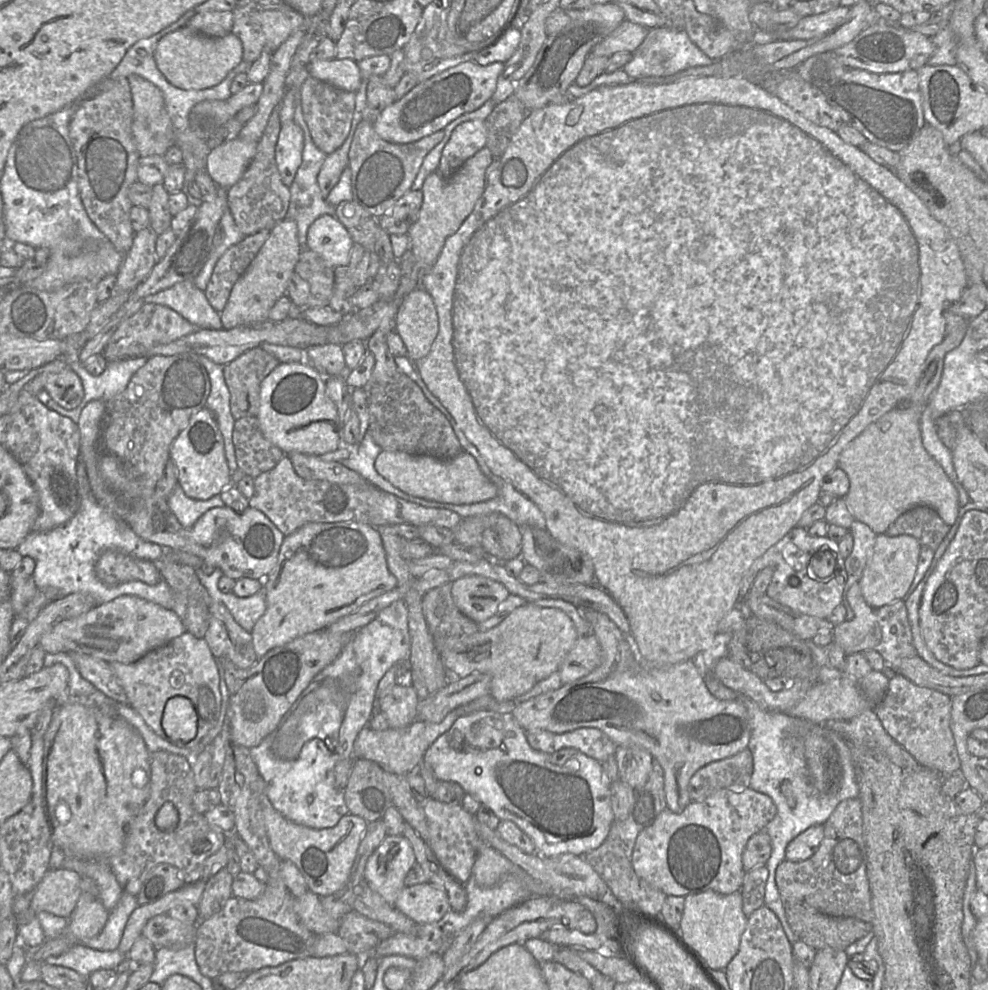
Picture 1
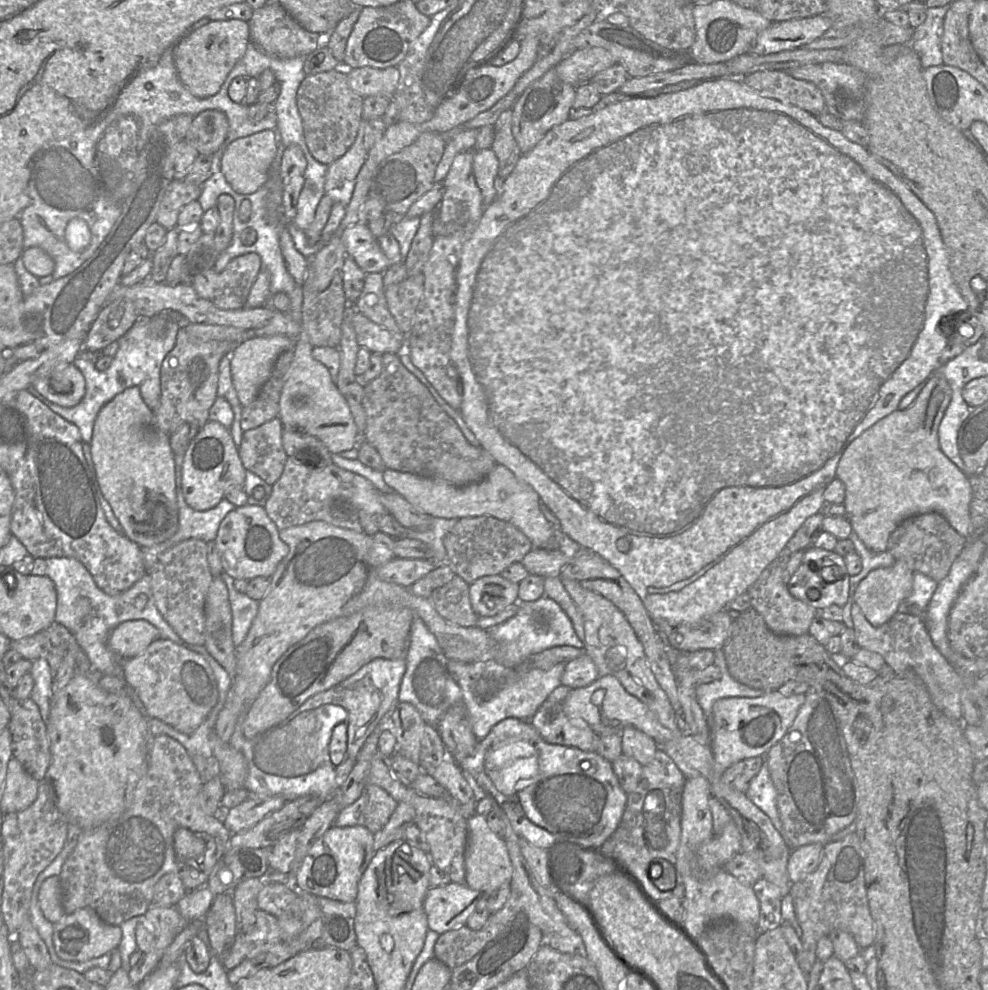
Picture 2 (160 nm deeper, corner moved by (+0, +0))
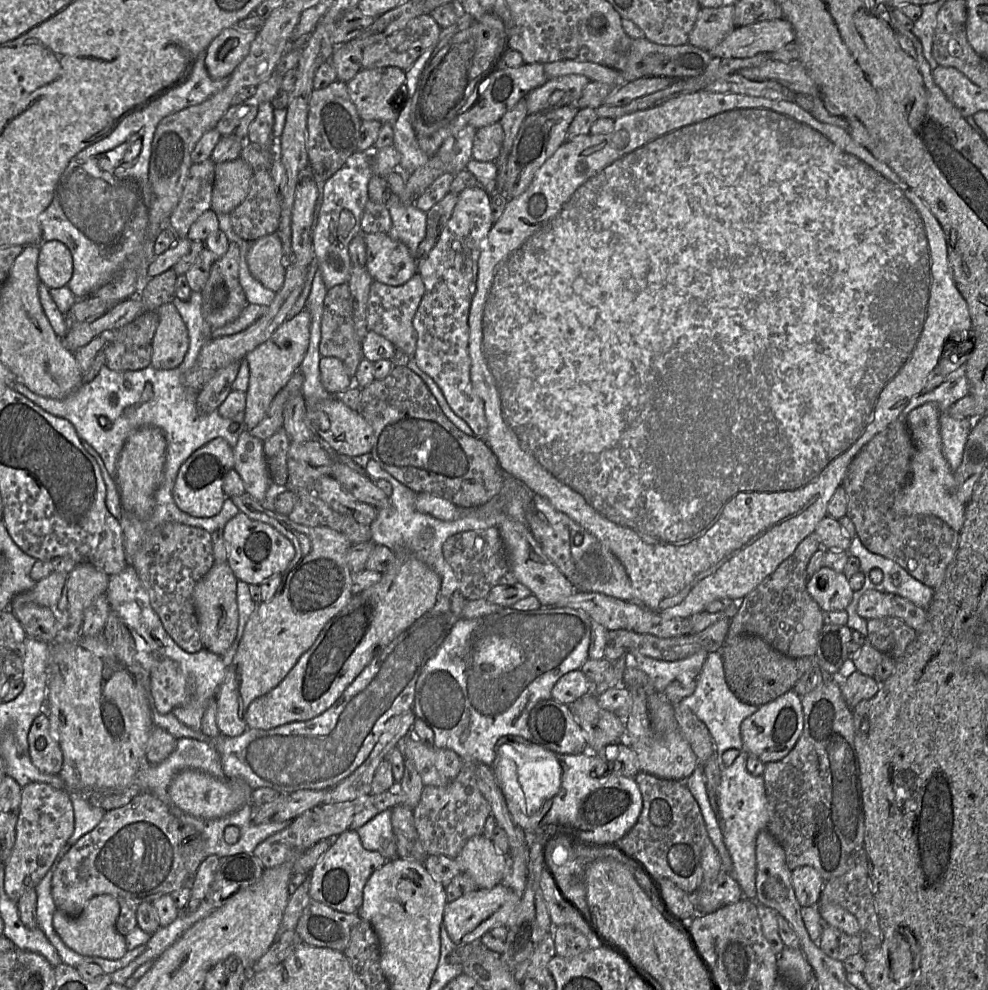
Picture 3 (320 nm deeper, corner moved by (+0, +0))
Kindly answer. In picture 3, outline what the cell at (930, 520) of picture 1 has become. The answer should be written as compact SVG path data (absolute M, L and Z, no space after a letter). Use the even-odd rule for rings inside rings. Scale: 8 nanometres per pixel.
M904 418L892 422L868 442L851 462L842 484L847 495L846 516L853 522L856 535L867 550L893 560L915 579L935 590L942 584L947 567L957 552L959 533L936 516L900 516L893 511L896 496L909 480L914 452L914 443Z

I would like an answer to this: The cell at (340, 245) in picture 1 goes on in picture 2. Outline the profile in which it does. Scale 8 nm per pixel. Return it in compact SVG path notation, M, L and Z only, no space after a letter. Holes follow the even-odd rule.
M358 223L346 228L341 233L341 239L347 255L351 256L366 274L383 274L392 265L368 225Z

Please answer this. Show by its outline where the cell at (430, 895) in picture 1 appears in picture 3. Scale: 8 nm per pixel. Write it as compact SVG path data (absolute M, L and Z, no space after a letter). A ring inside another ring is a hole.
M501 883L489 889L477 889L452 902L447 902L442 923L445 925L449 937L457 945L472 943L475 940L481 940L482 936L492 928L506 926L510 920L512 921L521 898L522 896L516 895ZM479 925L477 931L471 933Z

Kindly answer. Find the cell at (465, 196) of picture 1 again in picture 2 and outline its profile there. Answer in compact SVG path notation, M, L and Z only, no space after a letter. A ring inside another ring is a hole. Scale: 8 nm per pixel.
M492 149L474 151L472 168L485 206L495 198L494 180L498 176L498 159Z

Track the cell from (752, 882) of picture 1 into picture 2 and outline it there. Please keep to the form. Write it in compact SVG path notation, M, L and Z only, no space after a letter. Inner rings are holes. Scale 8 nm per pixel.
M764 878L758 879L752 889L759 901L758 934L782 924L781 893L779 888Z

